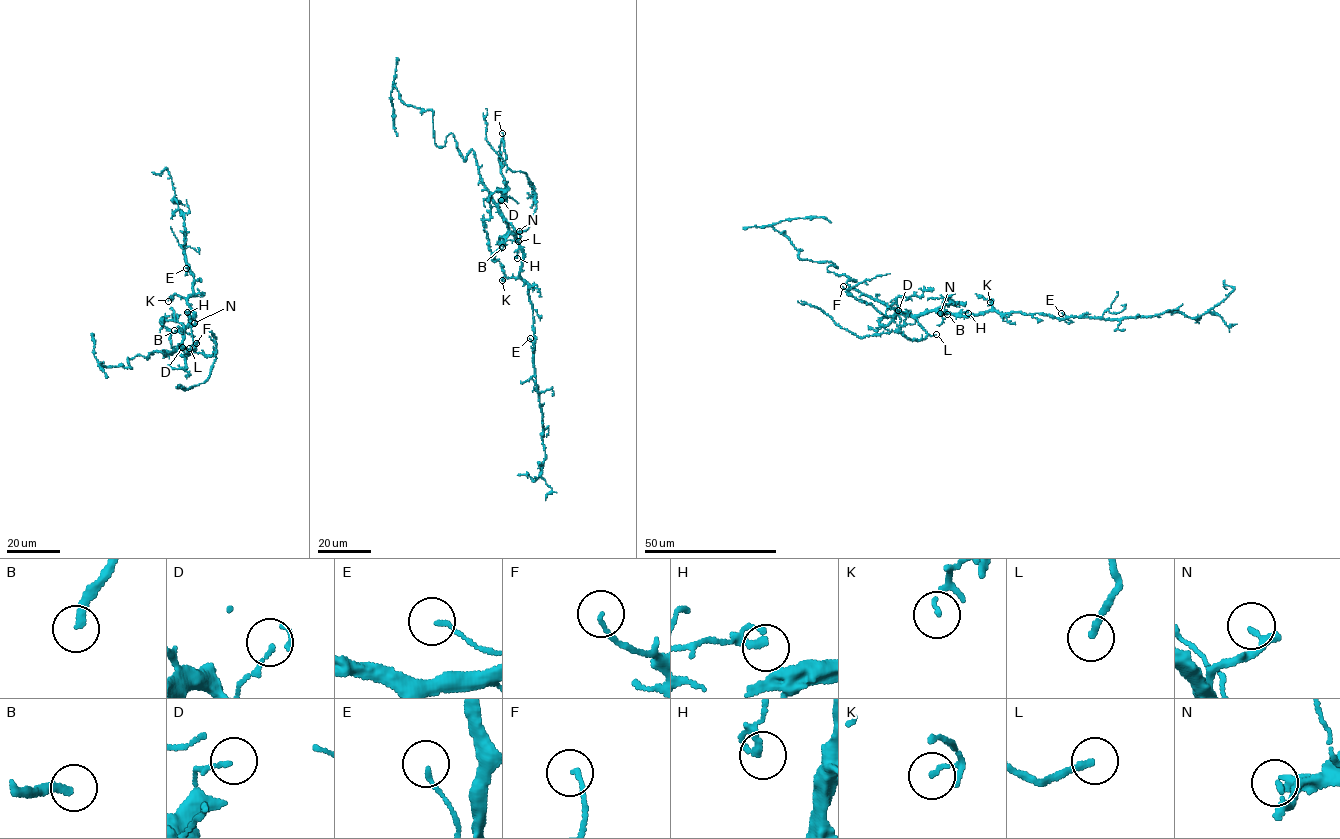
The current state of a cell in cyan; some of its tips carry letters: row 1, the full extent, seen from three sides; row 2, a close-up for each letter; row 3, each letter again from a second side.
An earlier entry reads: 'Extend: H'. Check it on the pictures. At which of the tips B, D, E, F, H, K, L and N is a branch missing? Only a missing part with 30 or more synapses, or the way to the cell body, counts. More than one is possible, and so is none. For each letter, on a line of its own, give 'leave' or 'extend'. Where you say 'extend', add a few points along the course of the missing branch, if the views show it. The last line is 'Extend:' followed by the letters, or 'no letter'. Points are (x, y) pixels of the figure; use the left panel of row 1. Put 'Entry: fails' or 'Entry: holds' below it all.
B: leave
D: leave
E: leave
F: leave
H: leave
K: leave
L: extend | (189, 348), (174, 326), (166, 334), (134, 319), (147, 292), (142, 284), (150, 279), (144, 261)
N: leave
Extend: L
Entry: fails

